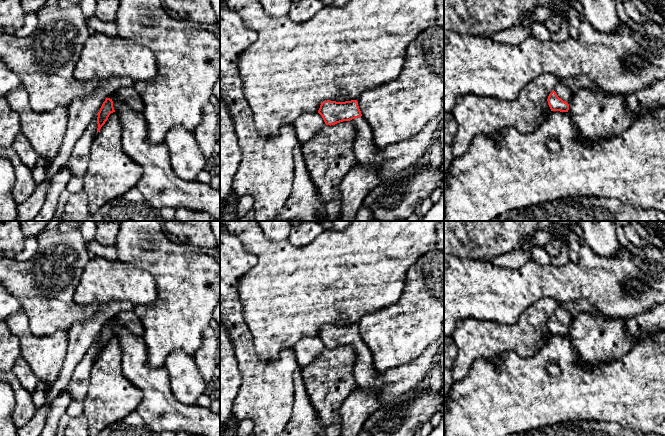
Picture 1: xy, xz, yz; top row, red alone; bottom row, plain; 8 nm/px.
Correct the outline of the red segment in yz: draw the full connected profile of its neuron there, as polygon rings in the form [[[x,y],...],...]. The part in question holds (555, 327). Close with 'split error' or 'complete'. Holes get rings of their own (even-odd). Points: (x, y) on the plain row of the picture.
[[[564,305],[558,307],[547,323],[551,335],[568,336],[569,327],[574,317]]] | split error

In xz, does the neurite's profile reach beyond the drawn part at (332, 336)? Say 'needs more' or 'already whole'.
needs more

